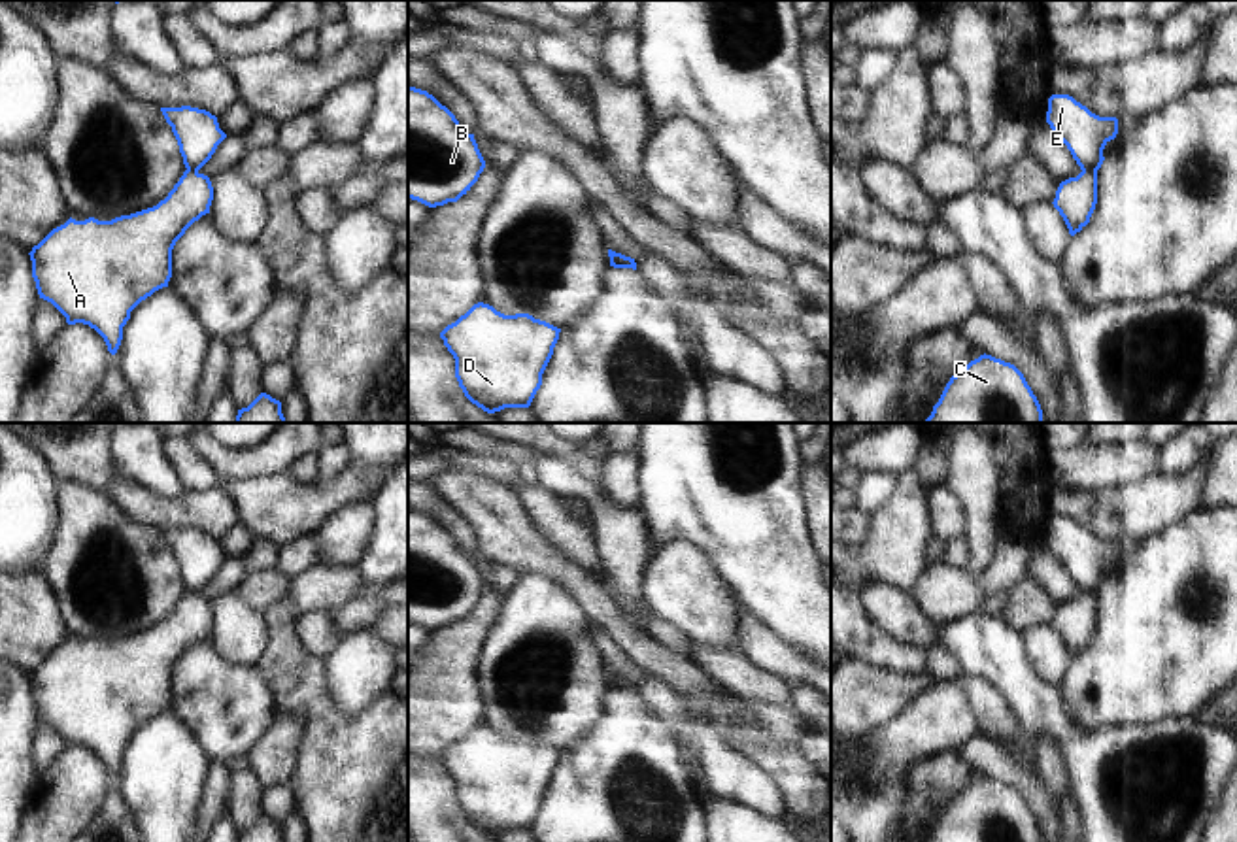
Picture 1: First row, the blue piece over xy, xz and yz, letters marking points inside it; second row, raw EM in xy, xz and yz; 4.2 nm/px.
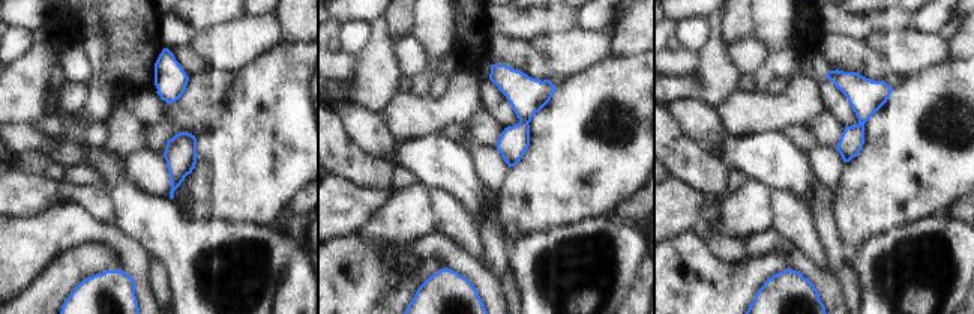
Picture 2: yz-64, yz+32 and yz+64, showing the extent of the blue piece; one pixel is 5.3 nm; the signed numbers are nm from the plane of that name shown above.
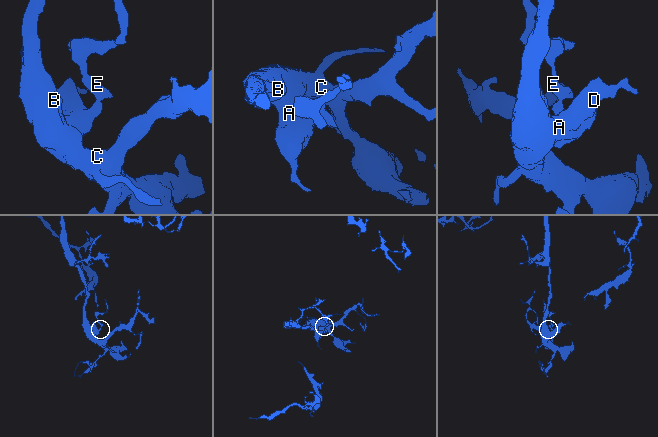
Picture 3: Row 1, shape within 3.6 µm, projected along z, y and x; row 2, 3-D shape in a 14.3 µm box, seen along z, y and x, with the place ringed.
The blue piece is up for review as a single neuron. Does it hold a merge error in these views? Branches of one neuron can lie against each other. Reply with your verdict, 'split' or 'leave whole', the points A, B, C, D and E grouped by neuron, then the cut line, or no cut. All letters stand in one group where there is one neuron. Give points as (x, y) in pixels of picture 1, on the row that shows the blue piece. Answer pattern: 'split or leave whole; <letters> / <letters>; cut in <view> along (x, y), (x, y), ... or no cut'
split; A B C D / E; cut in yz along (1083, 168), (1096, 174)

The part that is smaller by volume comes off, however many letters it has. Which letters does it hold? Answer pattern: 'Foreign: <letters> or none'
Foreign: E.

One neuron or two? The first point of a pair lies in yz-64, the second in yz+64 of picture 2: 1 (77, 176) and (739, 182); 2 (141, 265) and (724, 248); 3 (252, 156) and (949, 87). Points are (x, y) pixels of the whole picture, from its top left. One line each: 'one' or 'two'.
1: one
2: two
3: one

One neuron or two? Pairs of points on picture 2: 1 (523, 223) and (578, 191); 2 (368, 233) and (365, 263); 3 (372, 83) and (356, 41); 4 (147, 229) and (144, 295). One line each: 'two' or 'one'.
1: one
2: two
3: two
4: two

